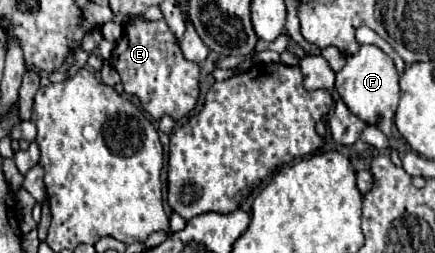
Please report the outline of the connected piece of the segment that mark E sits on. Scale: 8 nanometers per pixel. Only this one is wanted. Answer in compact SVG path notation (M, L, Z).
M136 19L132 25L128 25L126 37L118 41L116 49L112 51L110 63L120 73L126 93L138 95L142 107L154 119L160 119L164 115L182 119L196 107L200 95L198 65L182 57L176 37L162 19L158 23Z

